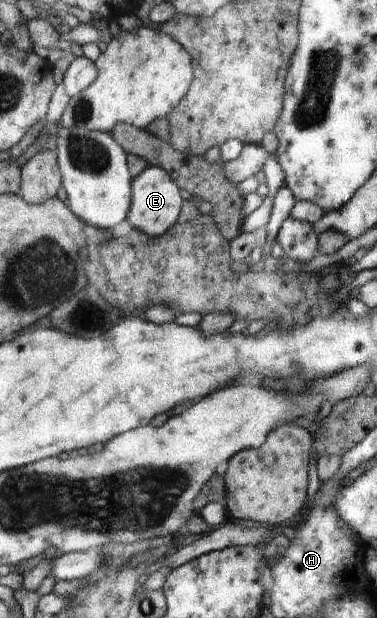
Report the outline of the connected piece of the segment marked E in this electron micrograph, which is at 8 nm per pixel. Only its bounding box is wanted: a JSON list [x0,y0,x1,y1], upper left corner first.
[126,166,183,237]

